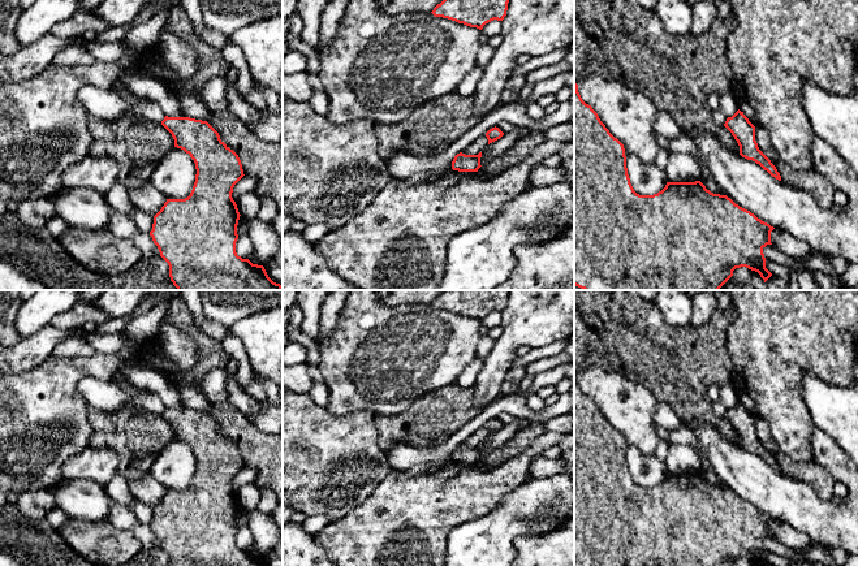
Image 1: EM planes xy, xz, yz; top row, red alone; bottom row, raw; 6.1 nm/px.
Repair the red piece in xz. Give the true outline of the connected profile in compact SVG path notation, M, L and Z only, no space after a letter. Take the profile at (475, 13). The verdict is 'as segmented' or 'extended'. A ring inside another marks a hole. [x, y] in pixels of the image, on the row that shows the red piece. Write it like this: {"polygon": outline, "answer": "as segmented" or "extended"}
{"polygon": "M443 0L431 13L482 30L493 20L504 20L508 3L509 0Z", "answer": "as segmented"}

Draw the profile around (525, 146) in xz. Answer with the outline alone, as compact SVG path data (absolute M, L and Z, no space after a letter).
M531 131L526 137L518 139L516 144L504 155L493 159L487 167L480 167L477 174L480 178L492 178L500 172L523 161L534 151L534 148L544 141L544 133Z

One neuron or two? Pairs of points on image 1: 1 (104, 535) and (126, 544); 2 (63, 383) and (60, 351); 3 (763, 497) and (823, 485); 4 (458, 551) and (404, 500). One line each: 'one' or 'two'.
1: one
2: two
3: two
4: two

